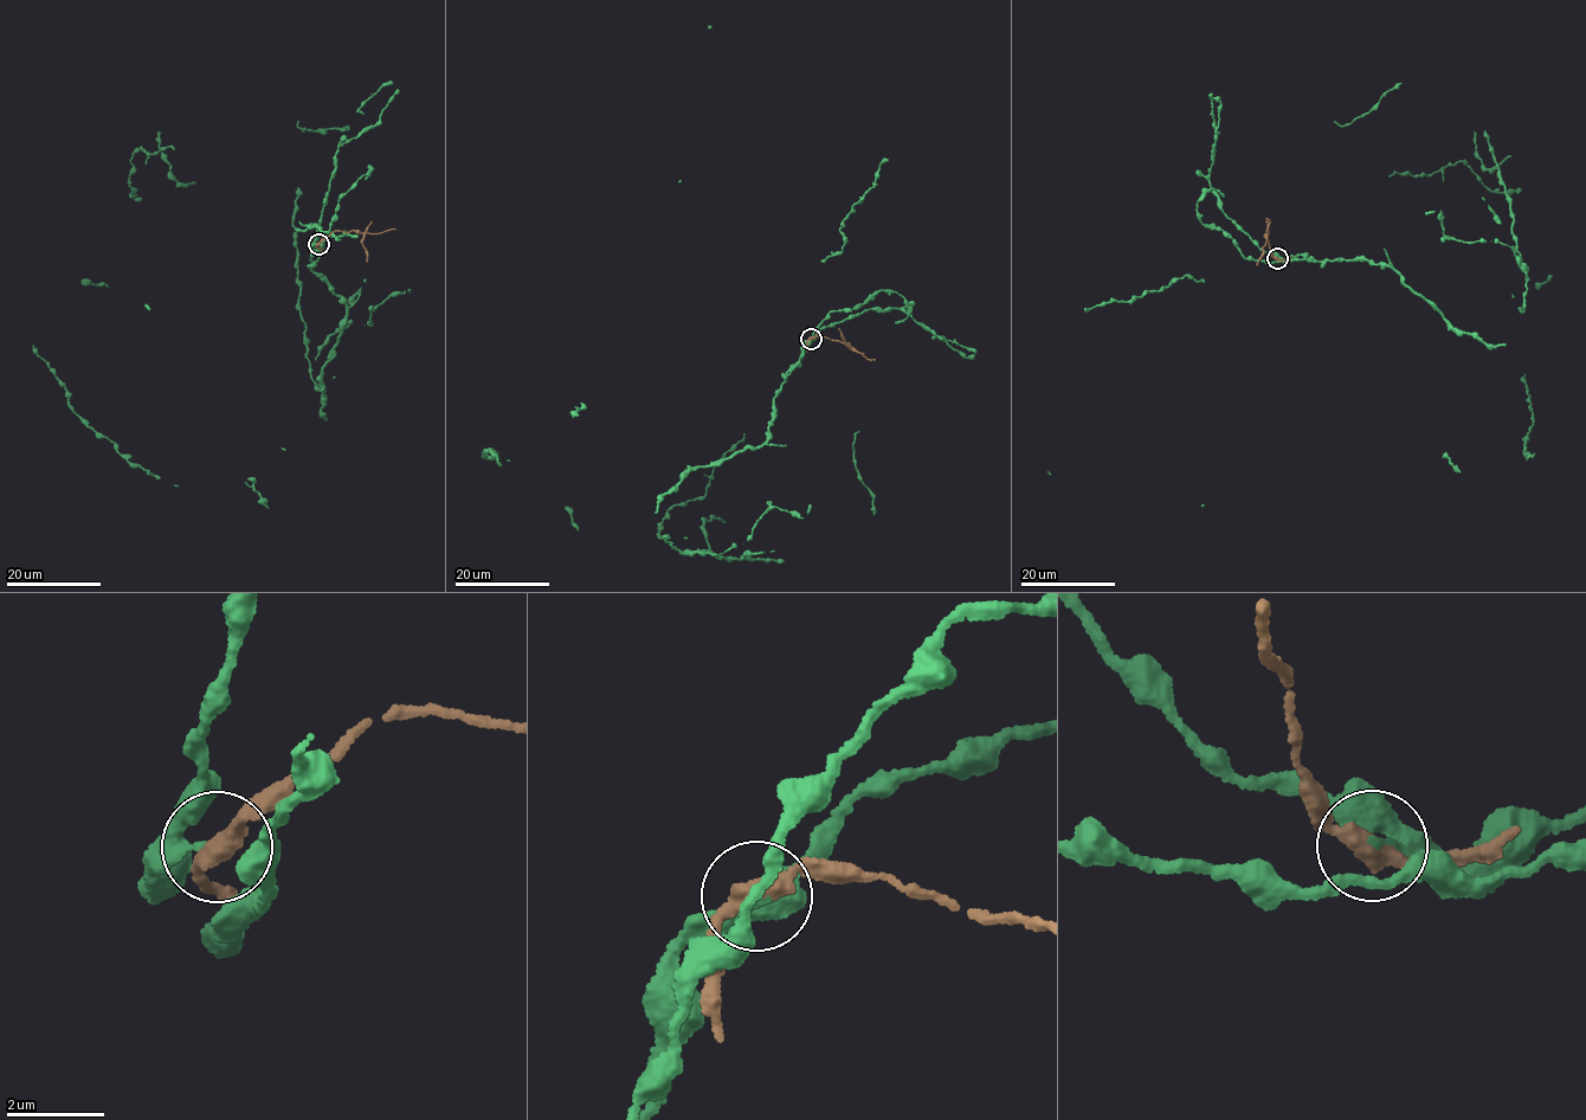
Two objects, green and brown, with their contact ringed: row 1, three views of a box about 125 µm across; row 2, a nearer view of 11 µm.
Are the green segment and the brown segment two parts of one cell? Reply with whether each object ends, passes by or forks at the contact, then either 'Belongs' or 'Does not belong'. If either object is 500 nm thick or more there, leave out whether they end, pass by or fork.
At the ring green passes by. At the ring brown passes by. Does not belong

